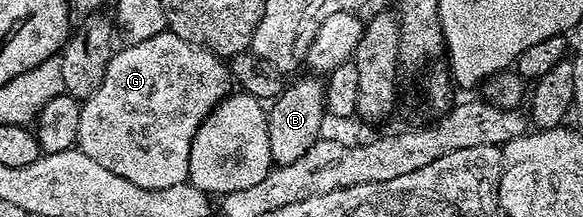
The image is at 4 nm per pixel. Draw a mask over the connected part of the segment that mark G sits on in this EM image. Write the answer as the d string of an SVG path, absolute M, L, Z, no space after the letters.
M169 29L157 33L157 37L149 37L149 41L120 48L111 56L109 69L105 69L105 81L101 81L101 89L82 100L78 150L93 157L97 165L105 165L109 173L123 177L143 189L159 190L186 183L189 149L197 129L215 106L232 94L233 80L228 64L220 56L177 37Z

